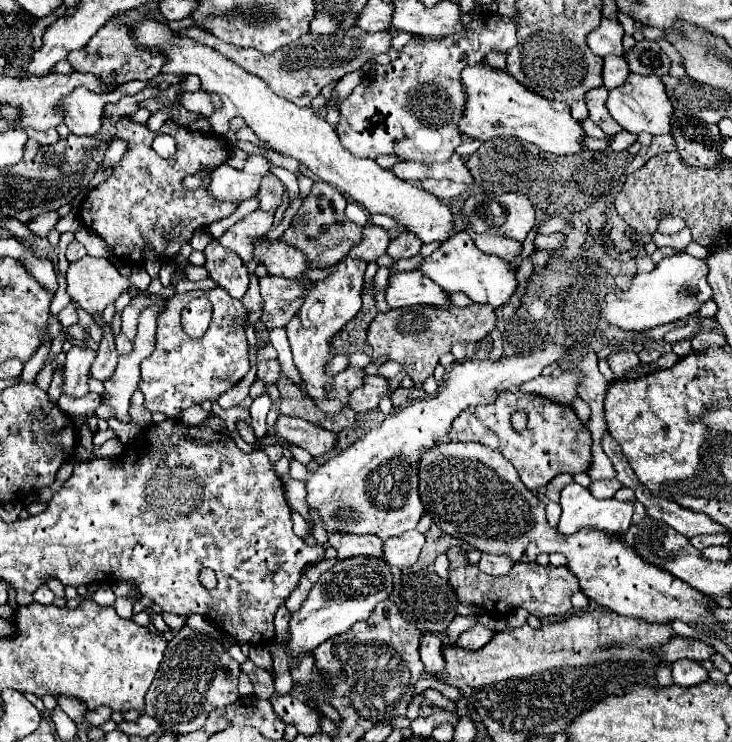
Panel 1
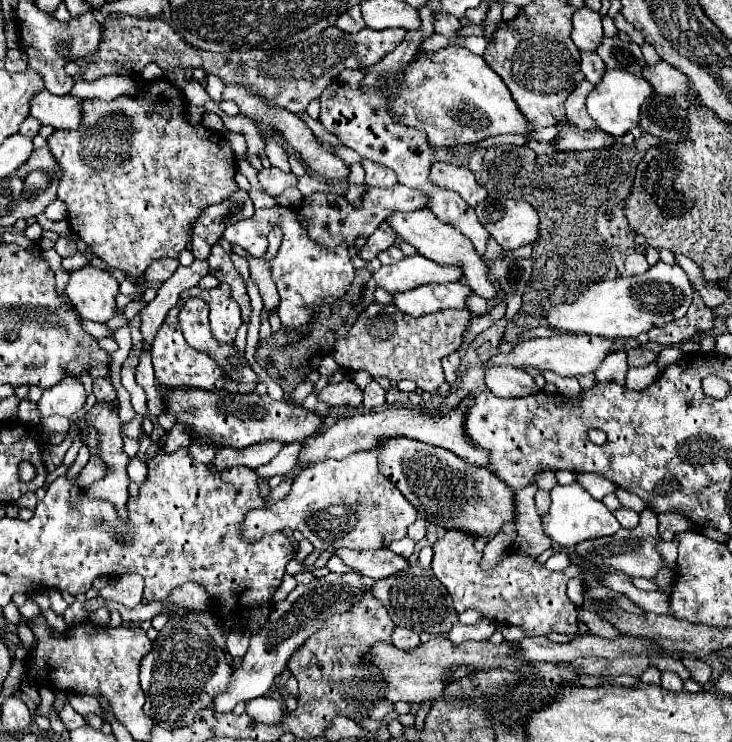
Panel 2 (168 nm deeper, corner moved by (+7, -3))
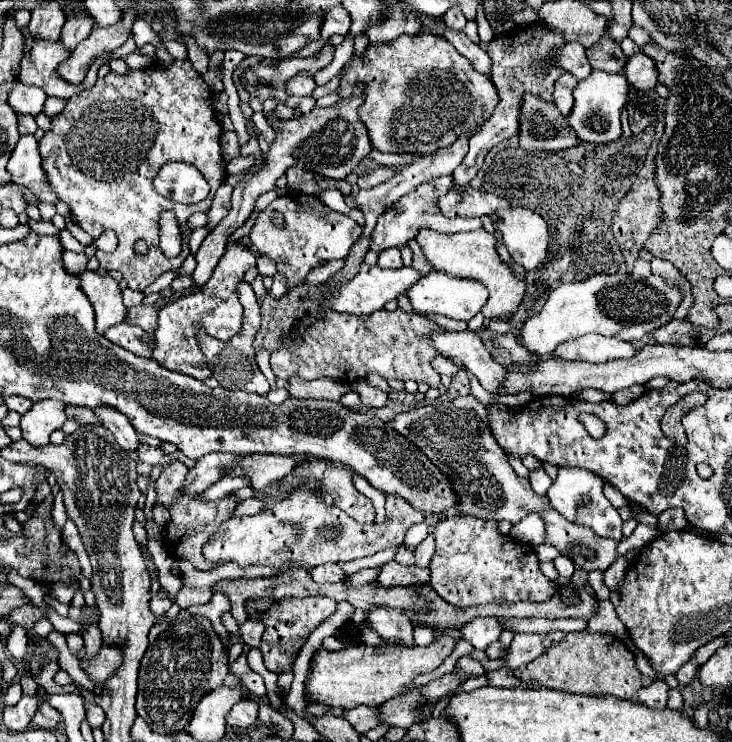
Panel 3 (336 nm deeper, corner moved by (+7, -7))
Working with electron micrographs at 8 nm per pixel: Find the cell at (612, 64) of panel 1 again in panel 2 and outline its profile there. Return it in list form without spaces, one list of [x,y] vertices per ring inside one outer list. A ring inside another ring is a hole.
[[[580,52],[582,54],[582,72],[586,76],[586,80],[590,80],[592,86],[600,84],[604,72],[606,72],[606,64],[602,62],[602,58],[596,52]]]

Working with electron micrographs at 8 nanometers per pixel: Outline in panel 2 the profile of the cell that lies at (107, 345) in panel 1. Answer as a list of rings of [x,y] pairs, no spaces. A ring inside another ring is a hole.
[[[96,378],[94,380],[94,394],[98,400],[104,400],[104,402],[116,402],[116,392],[110,384],[108,378]]]

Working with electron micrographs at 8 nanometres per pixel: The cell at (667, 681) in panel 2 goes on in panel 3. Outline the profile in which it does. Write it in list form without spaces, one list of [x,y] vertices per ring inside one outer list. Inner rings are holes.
[[[654,680],[650,686],[642,688],[638,692],[638,698],[644,706],[656,708],[656,710],[664,710],[666,708],[666,700],[668,700],[668,686],[664,680]]]

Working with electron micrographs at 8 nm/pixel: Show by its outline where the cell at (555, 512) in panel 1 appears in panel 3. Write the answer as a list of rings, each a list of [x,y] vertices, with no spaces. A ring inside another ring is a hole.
[[[538,468],[538,470],[530,470],[528,480],[530,480],[530,484],[532,484],[532,490],[536,490],[538,494],[546,494],[548,488],[550,488],[550,484],[552,484],[550,476],[548,476],[542,468]]]

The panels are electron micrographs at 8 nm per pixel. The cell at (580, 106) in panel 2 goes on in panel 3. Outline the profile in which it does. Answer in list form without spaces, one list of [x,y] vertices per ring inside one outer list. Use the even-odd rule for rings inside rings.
[[[568,72],[562,74],[554,84],[554,94],[552,96],[554,96],[554,102],[556,102],[558,110],[562,112],[562,116],[568,116],[570,108],[574,104],[574,98],[572,98],[574,84],[578,84],[578,80],[574,76],[570,76]]]

